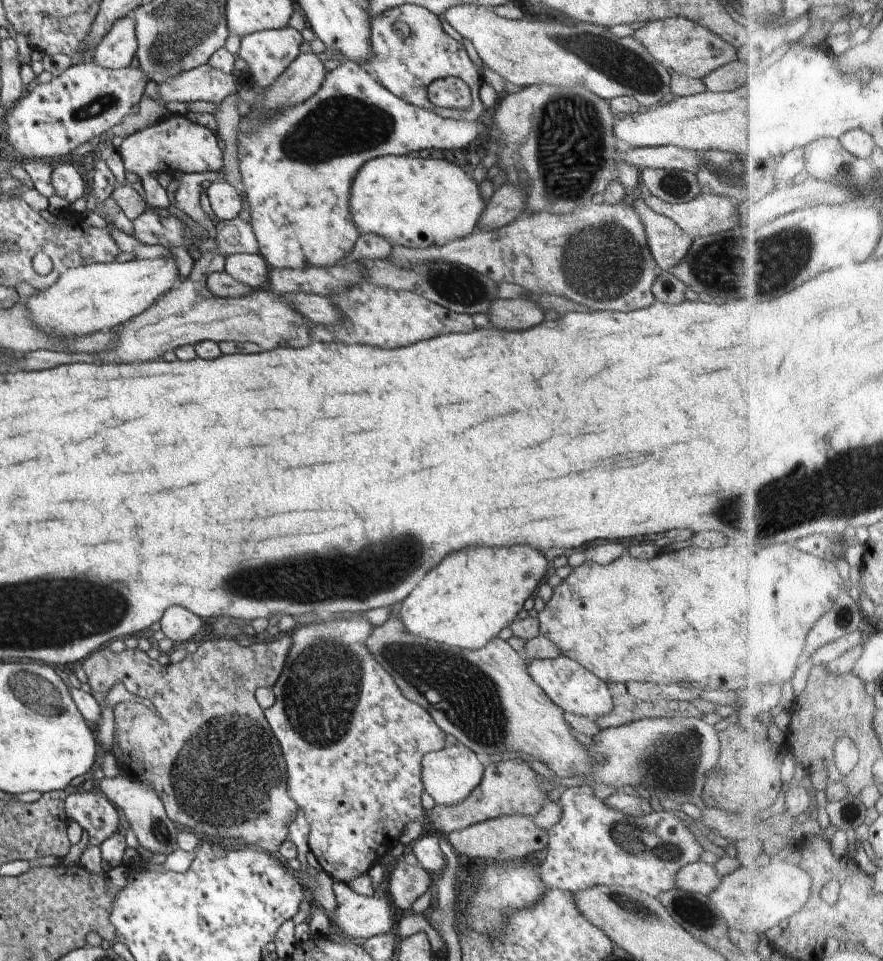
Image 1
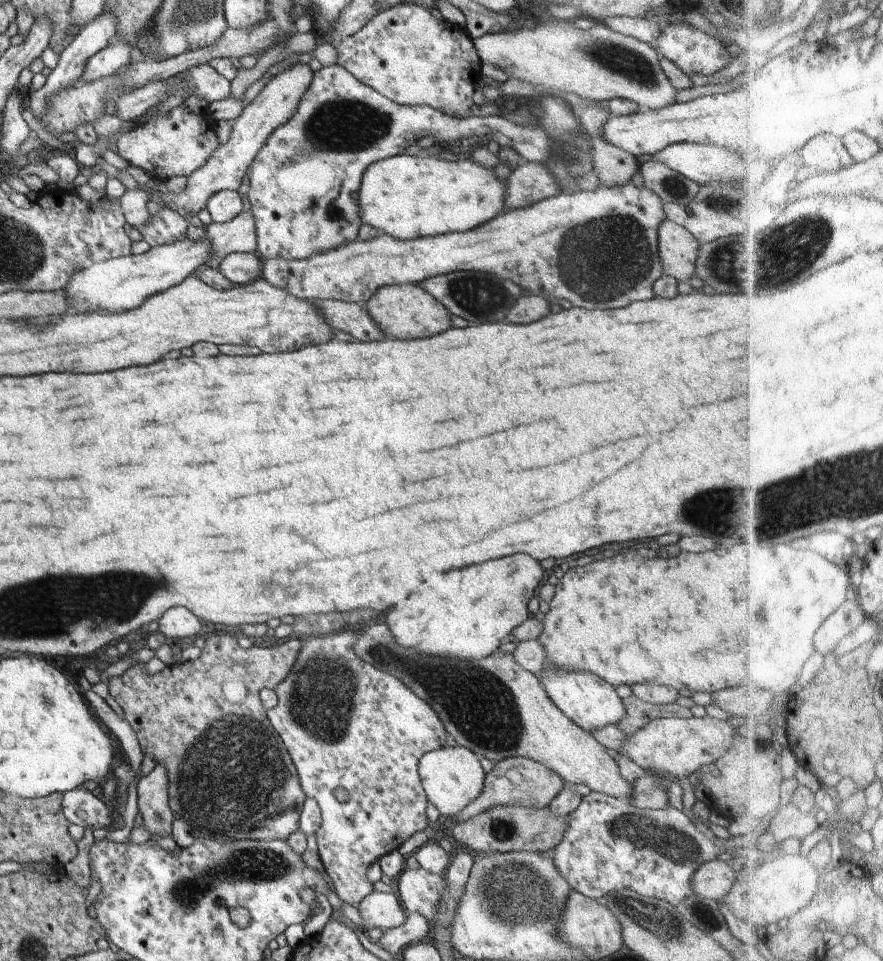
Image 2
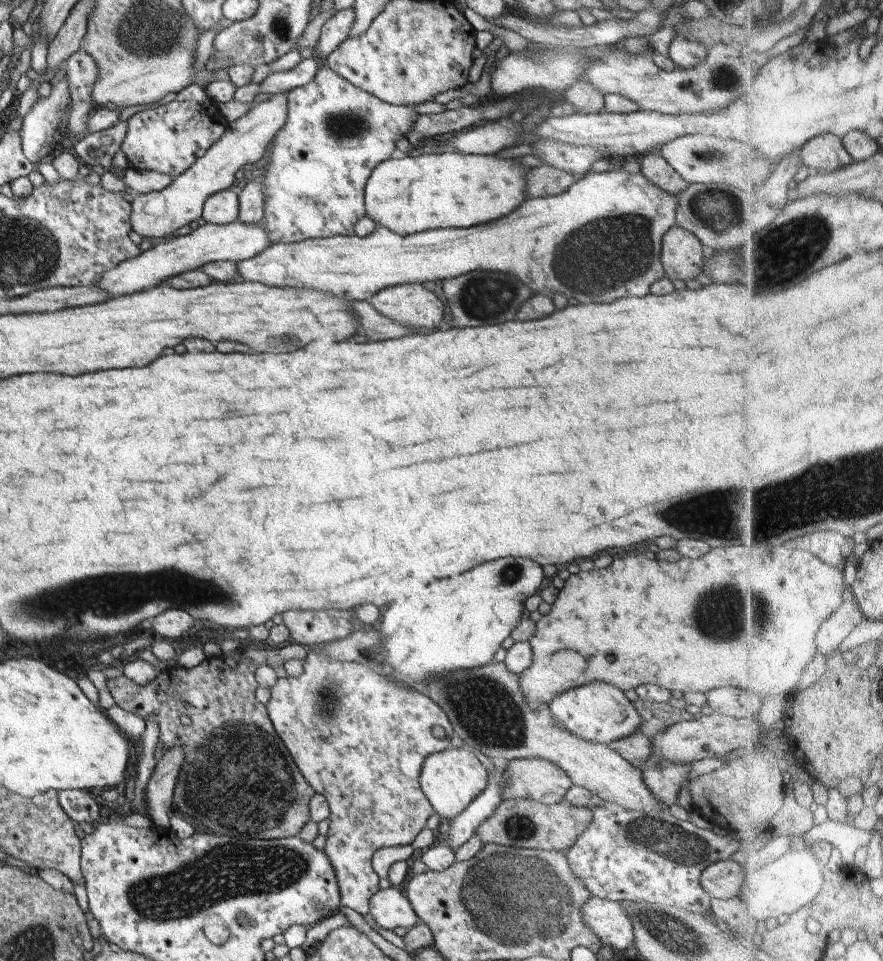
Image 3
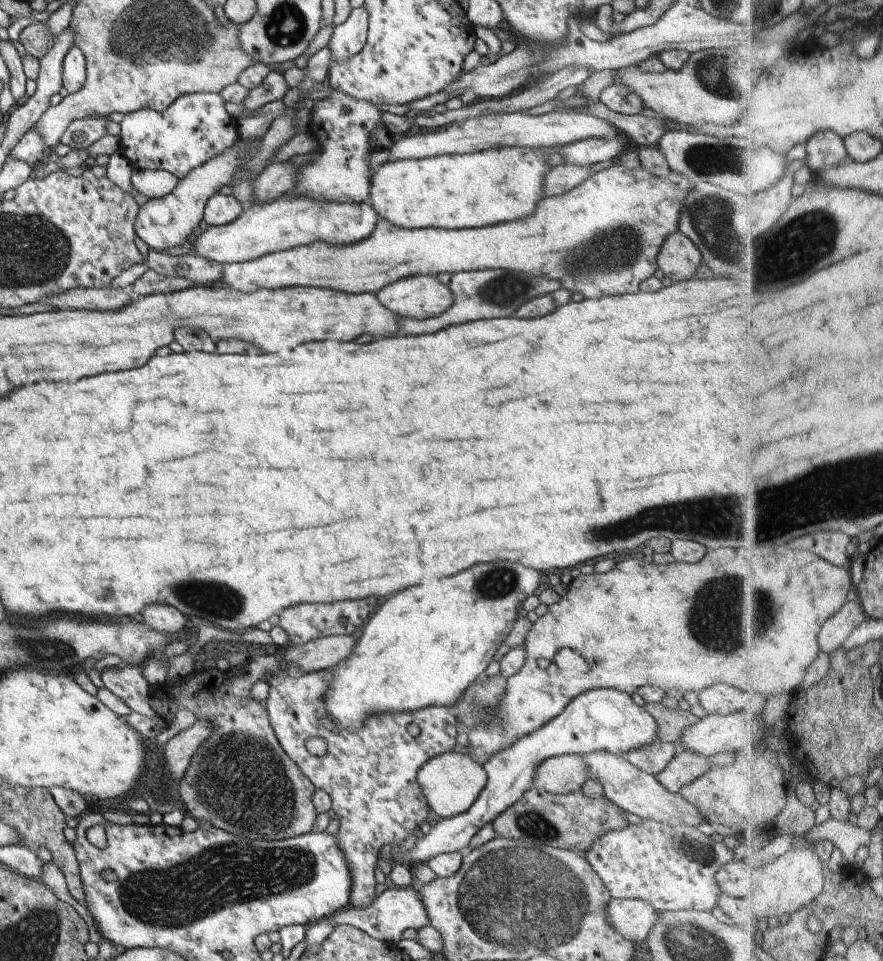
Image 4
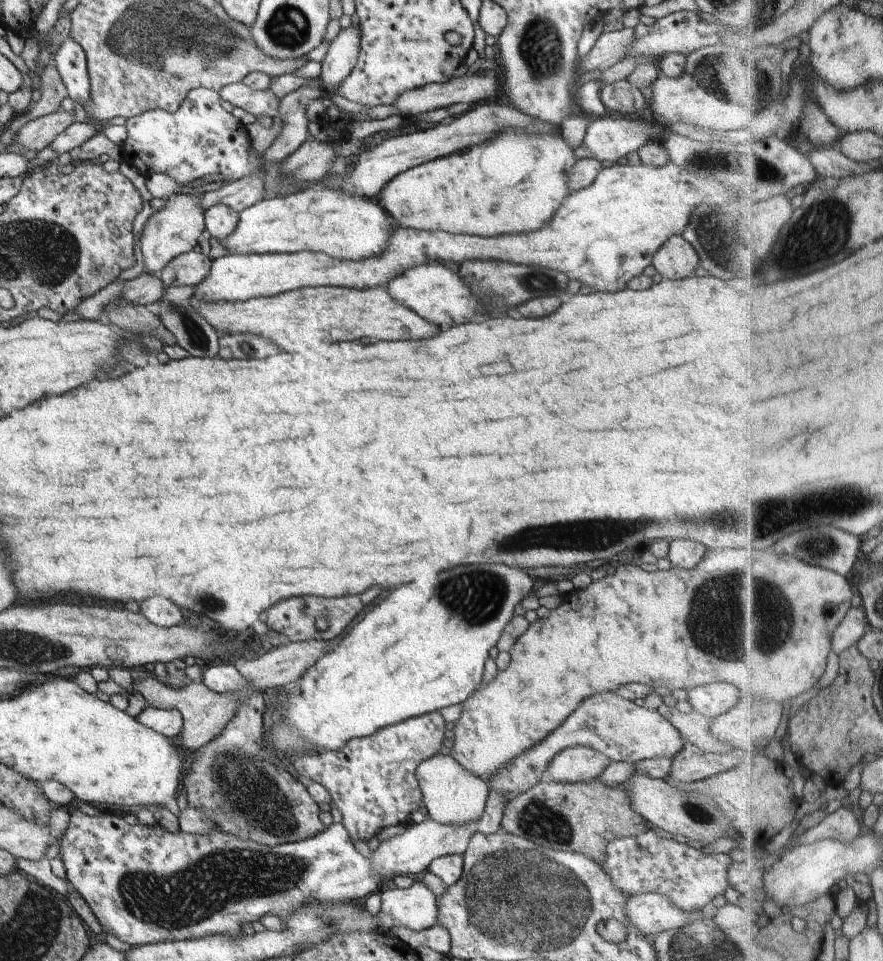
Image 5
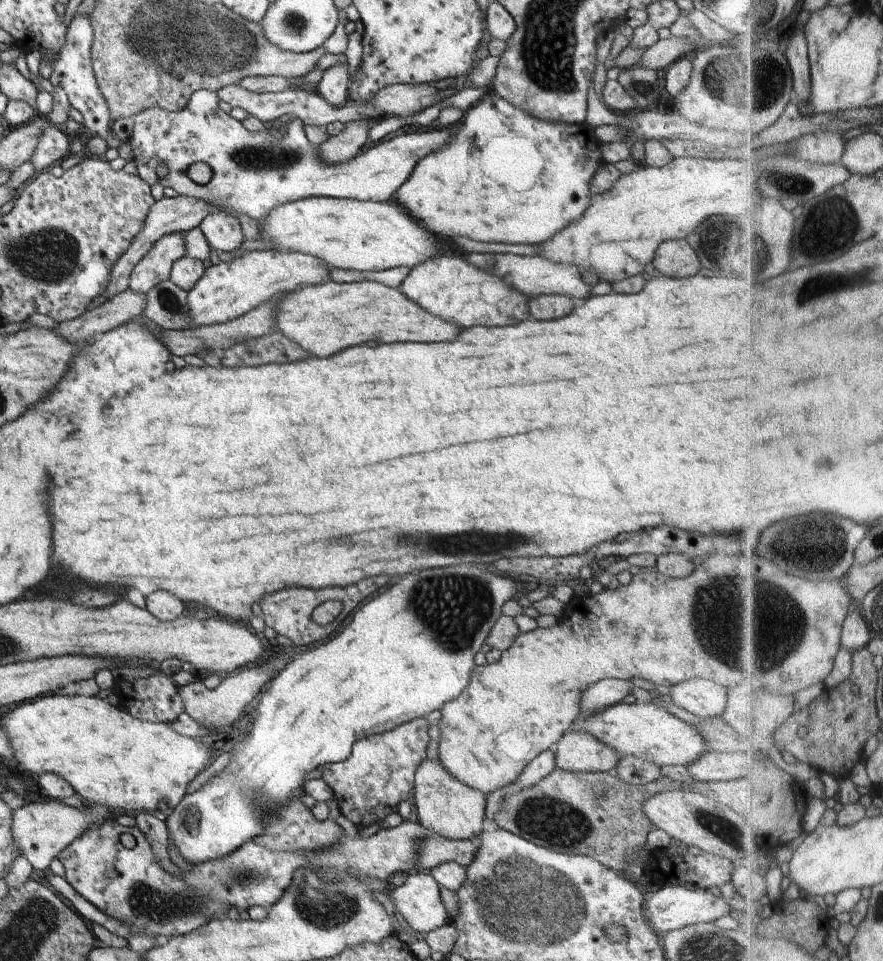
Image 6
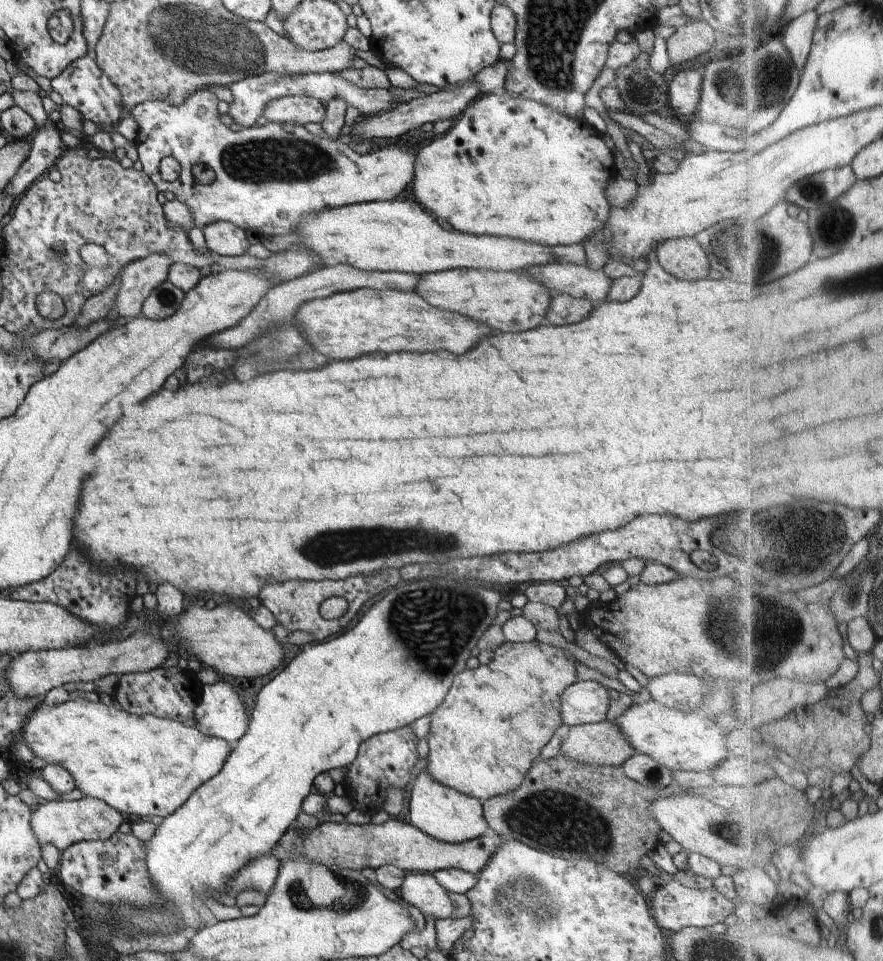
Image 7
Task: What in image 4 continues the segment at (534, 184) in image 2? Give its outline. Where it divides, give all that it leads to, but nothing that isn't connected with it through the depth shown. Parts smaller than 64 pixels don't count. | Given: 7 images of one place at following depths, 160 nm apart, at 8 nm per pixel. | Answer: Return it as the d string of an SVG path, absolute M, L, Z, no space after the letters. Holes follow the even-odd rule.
M564 163L550 167L543 178L544 197L561 195L571 188L582 184L588 177L594 176L589 167Z

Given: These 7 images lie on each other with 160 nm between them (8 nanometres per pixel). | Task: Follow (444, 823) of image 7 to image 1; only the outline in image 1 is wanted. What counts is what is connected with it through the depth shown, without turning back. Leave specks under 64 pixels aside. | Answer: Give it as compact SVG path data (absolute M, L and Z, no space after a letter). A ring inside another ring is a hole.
M460 743L446 746L437 752L428 752L422 758L421 780L424 790L432 797L436 805L455 806L470 796L470 792L482 782L485 768L478 756Z

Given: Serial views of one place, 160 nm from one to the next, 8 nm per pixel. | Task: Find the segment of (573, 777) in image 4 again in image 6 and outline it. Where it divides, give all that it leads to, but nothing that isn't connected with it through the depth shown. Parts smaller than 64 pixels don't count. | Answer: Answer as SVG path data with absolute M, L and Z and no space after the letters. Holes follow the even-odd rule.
M566 731L553 750L557 768L563 771L612 771L620 760L615 750L584 731Z

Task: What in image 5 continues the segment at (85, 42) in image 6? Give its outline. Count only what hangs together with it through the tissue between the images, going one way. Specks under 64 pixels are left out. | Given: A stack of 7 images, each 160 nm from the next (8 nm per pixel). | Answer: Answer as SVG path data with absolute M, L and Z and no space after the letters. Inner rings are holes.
M68 37L53 56L62 82L66 85L68 97L85 108L89 103L90 87L87 58L78 41Z

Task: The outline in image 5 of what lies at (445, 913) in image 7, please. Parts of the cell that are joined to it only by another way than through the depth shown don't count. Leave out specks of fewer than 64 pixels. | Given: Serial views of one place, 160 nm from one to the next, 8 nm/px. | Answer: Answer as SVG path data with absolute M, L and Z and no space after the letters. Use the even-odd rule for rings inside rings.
M422 881L407 889L400 887L381 892L381 908L376 915L378 932L390 935L394 926L426 930L437 922L437 898Z

